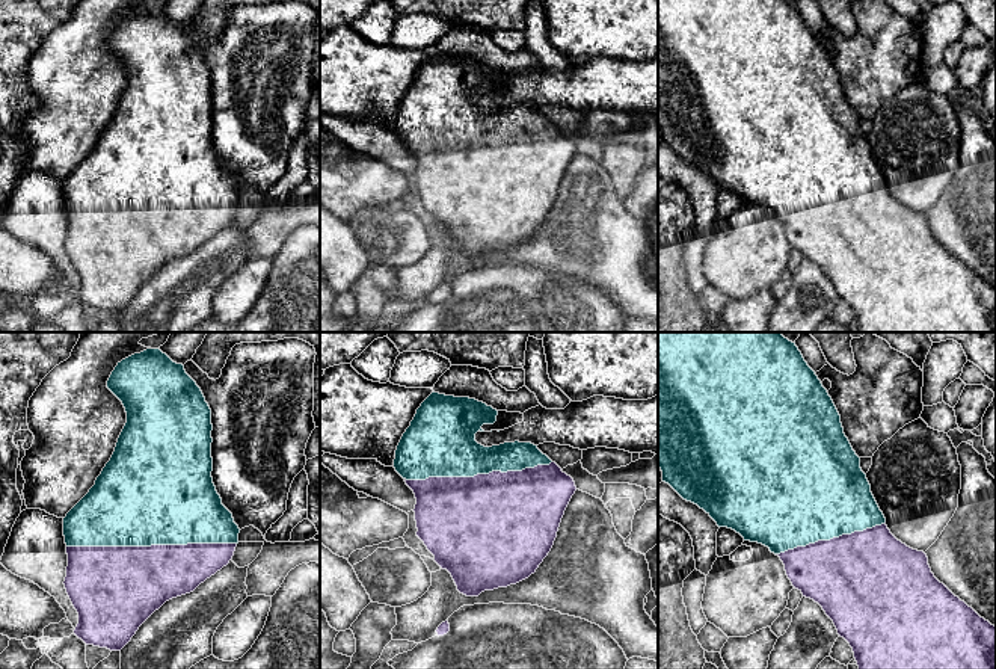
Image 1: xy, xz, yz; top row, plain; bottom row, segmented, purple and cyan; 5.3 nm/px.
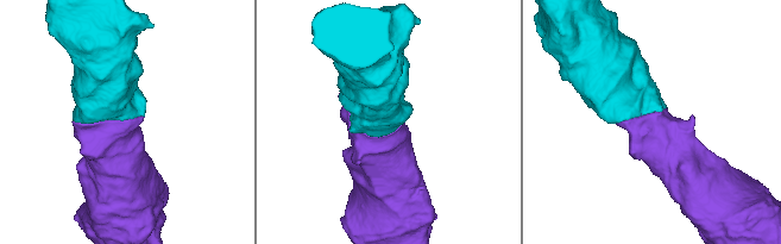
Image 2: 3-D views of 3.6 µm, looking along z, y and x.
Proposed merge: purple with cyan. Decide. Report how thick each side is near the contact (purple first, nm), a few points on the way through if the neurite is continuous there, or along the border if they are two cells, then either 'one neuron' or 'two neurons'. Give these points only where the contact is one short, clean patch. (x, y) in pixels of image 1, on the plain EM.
calibres 420 and 500 nm; one neuron

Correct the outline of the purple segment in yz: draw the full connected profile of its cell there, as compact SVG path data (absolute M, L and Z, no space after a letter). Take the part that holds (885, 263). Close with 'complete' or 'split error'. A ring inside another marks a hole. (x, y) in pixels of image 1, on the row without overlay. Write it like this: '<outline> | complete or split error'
M658 0L658 127L662 133L662 143L669 145L684 162L703 171L718 189L732 190L739 195L744 202L762 205L768 208L771 214L780 219L792 248L798 251L803 258L818 264L825 276L833 282L838 296L850 305L859 332L996 332L996 288L981 279L972 269L955 258L934 239L928 227L928 219L924 213L907 208L890 195L886 187L886 180L871 154L871 146L866 136L860 130L860 119L856 116L844 95L839 74L815 33L804 23L795 5L789 3L788 0Z | split error

